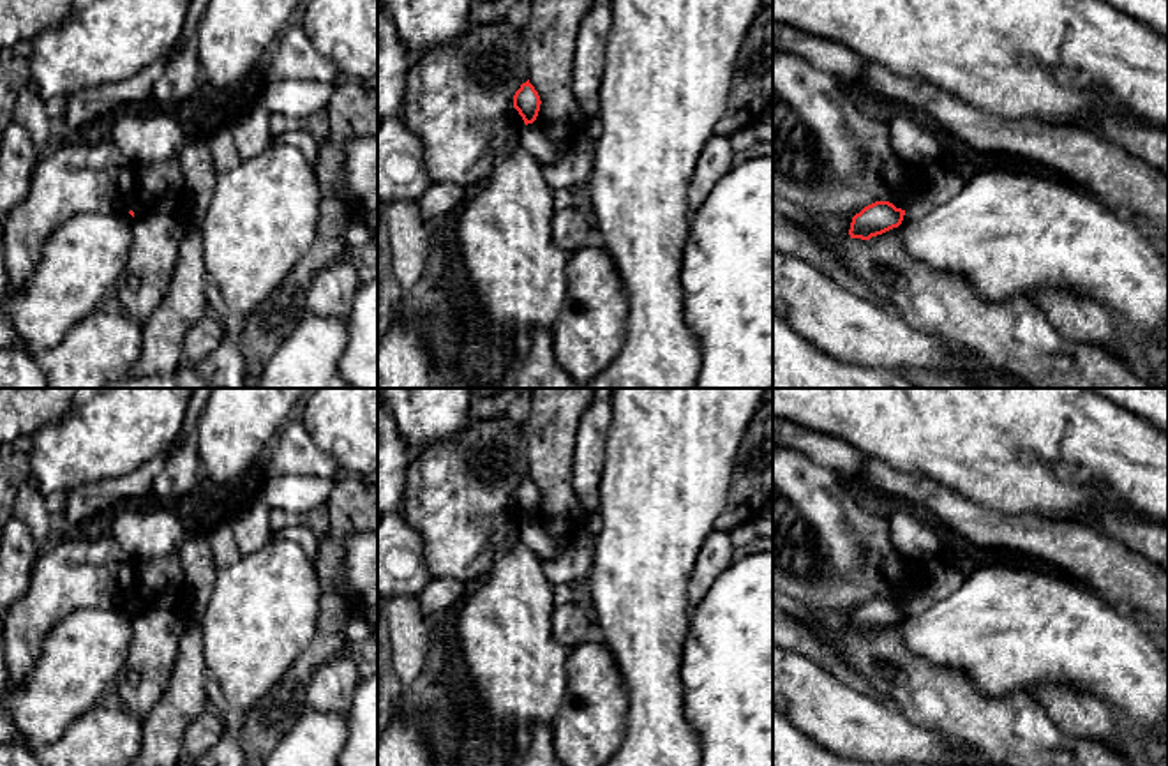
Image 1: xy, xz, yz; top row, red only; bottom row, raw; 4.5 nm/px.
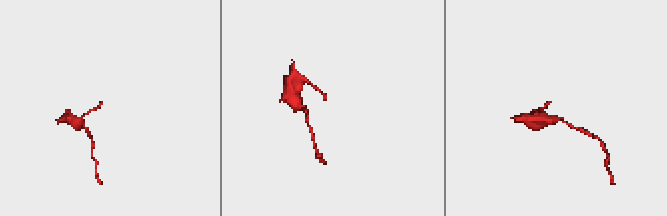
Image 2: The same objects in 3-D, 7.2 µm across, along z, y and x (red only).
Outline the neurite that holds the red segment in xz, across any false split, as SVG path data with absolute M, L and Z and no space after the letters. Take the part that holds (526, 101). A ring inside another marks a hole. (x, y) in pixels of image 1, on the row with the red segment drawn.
M529 79L522 83L513 95L513 108L519 111L526 125L536 120L540 104L542 104L540 95L529 83Z

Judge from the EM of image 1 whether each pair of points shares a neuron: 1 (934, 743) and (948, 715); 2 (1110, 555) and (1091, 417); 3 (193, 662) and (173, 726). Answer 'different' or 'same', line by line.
1: different
2: different
3: same

